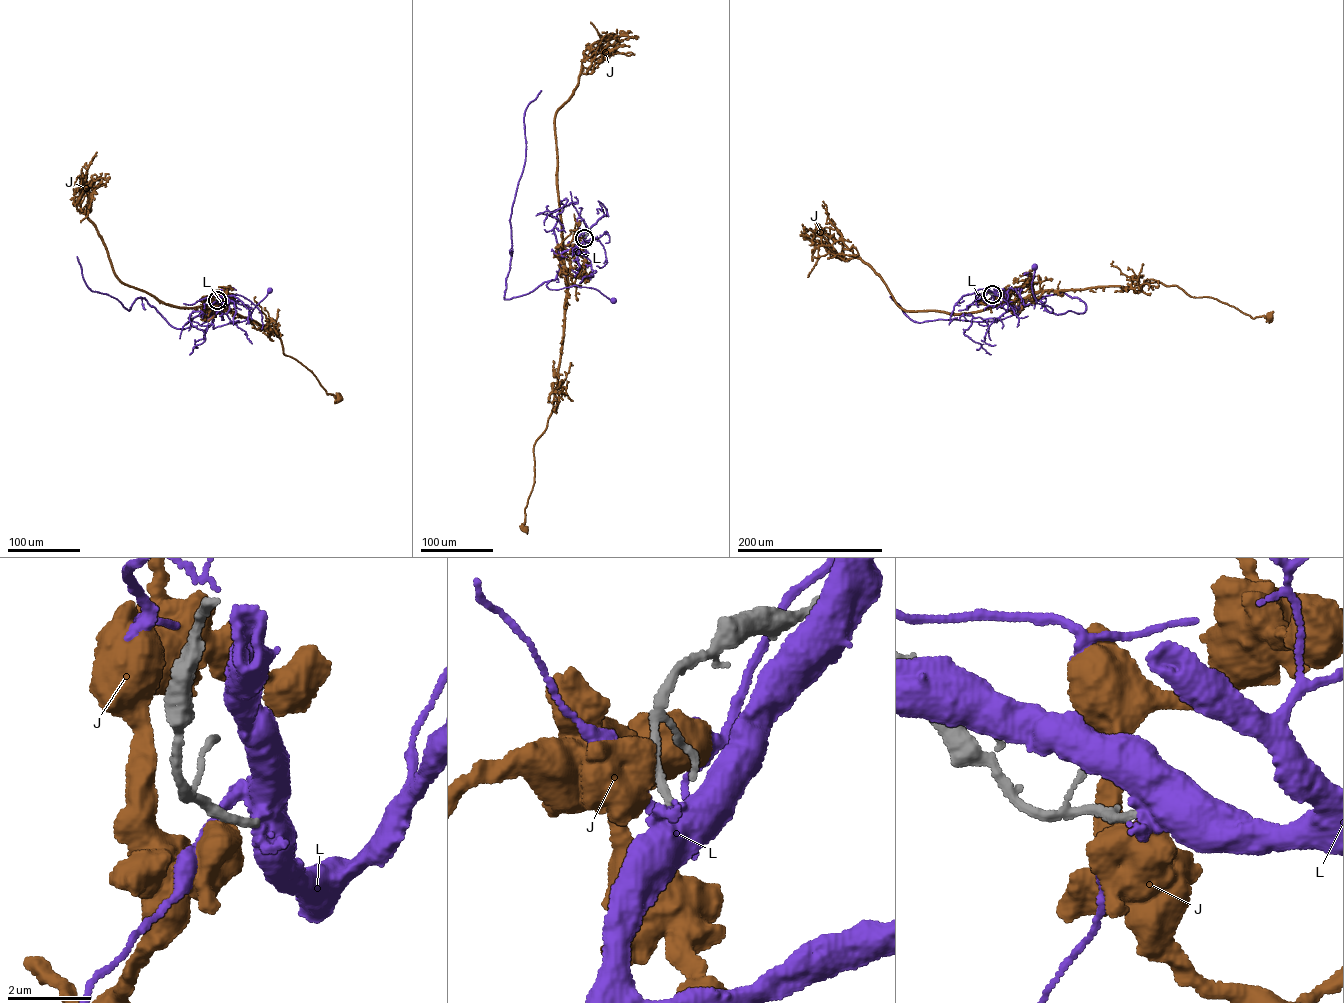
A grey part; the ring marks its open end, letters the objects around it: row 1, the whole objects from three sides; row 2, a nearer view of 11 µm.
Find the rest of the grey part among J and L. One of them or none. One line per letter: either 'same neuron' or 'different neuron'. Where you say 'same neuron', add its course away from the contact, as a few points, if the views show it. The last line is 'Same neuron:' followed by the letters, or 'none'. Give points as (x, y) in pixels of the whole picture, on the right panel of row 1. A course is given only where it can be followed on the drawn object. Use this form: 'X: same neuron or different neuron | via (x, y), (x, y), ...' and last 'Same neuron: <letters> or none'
J: different neuron
L: different neuron
Same neuron: none

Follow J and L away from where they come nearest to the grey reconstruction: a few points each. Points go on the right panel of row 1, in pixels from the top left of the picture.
J: (992, 295), (1001, 290), (1017, 300), (1048, 291), (1159, 282), (1190, 296), (1217, 299), (1253, 318), (1269, 316)
L: (993, 294), (1015, 307), (1037, 300), (1051, 312), (1050, 307), (1036, 303), (1031, 285), (1034, 266)

